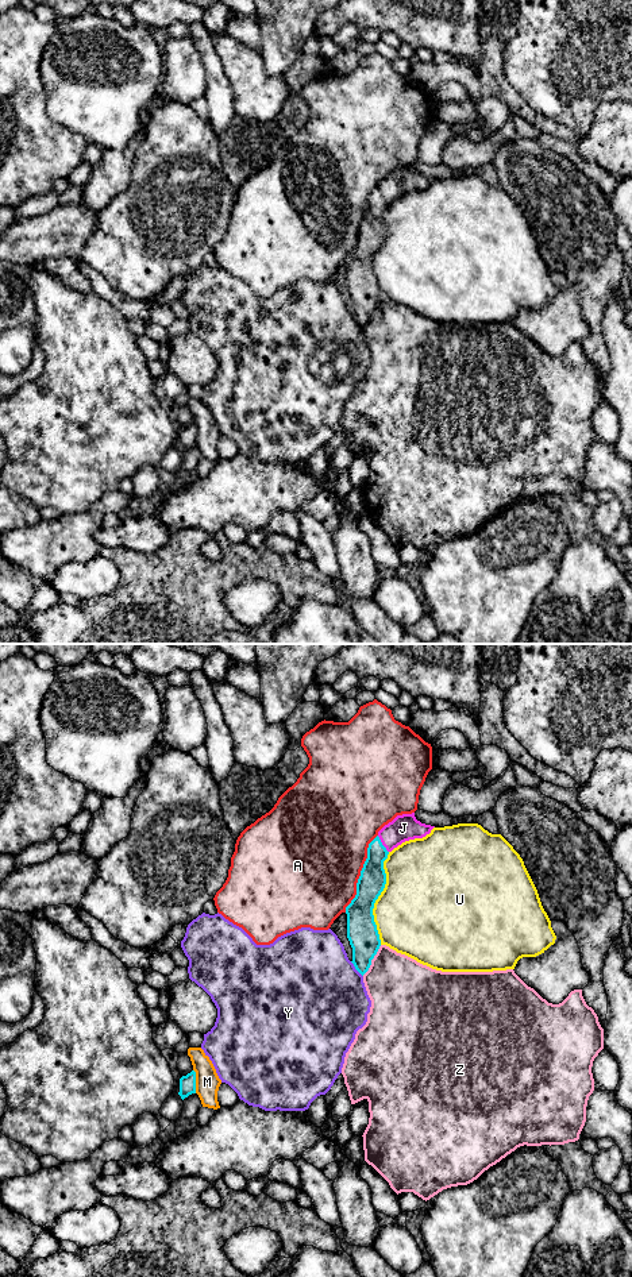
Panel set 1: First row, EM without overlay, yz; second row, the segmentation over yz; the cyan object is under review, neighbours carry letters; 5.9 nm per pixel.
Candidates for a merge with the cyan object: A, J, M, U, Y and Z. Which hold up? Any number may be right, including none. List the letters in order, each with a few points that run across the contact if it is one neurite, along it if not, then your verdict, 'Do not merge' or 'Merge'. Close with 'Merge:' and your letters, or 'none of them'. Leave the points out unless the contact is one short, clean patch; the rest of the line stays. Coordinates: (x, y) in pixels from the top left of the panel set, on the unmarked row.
A: Do not merge
J: Line: yz (372, 234), (373, 218), (381, 196), (403, 180). Merge
M: Line: yz (193, 421), (196, 444). Do not merge
U: Do not merge
Y: Do not merge
Z: Do not merge
Merge: J

